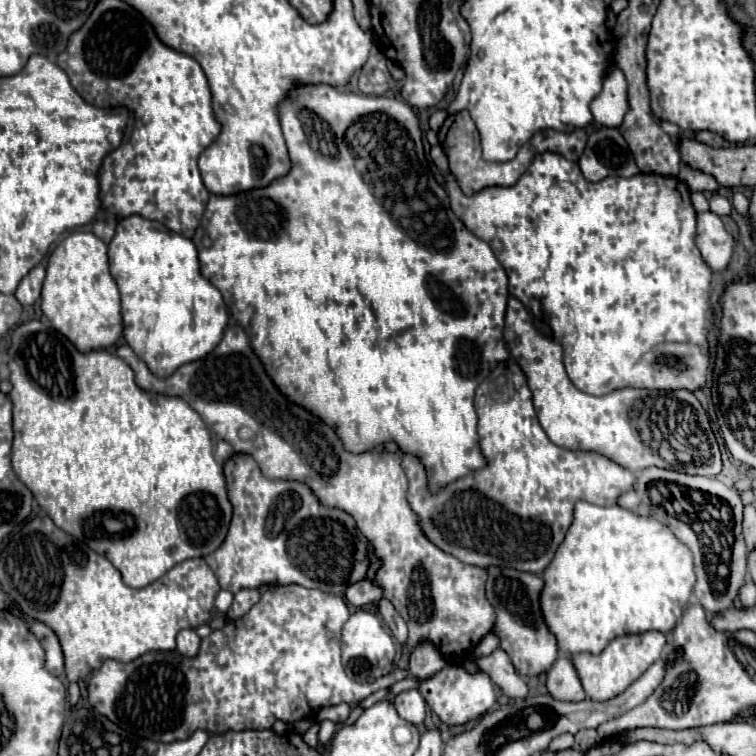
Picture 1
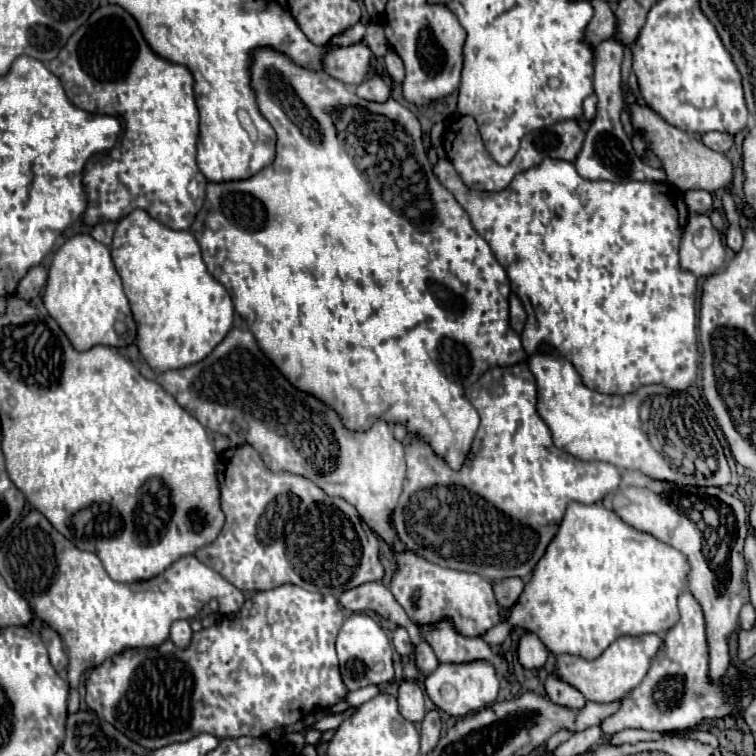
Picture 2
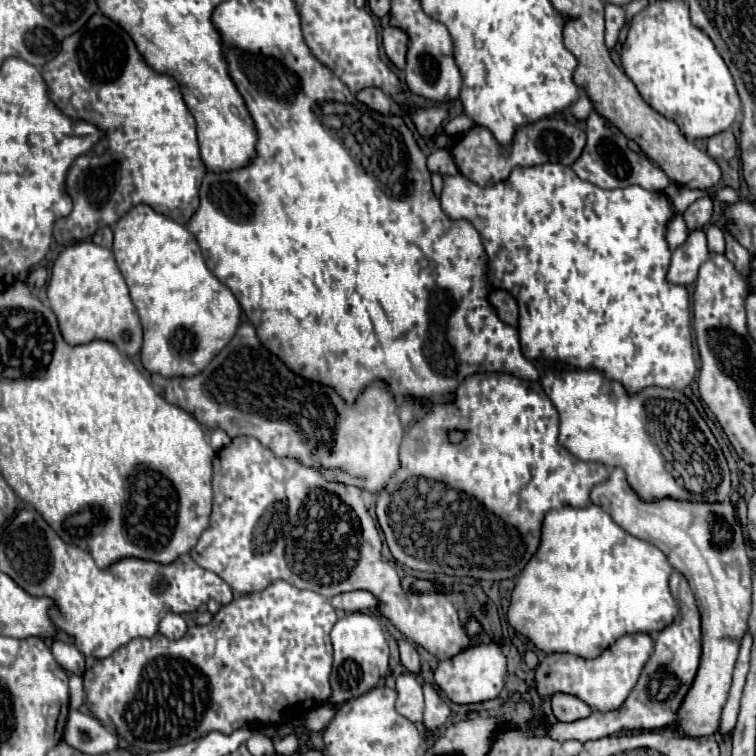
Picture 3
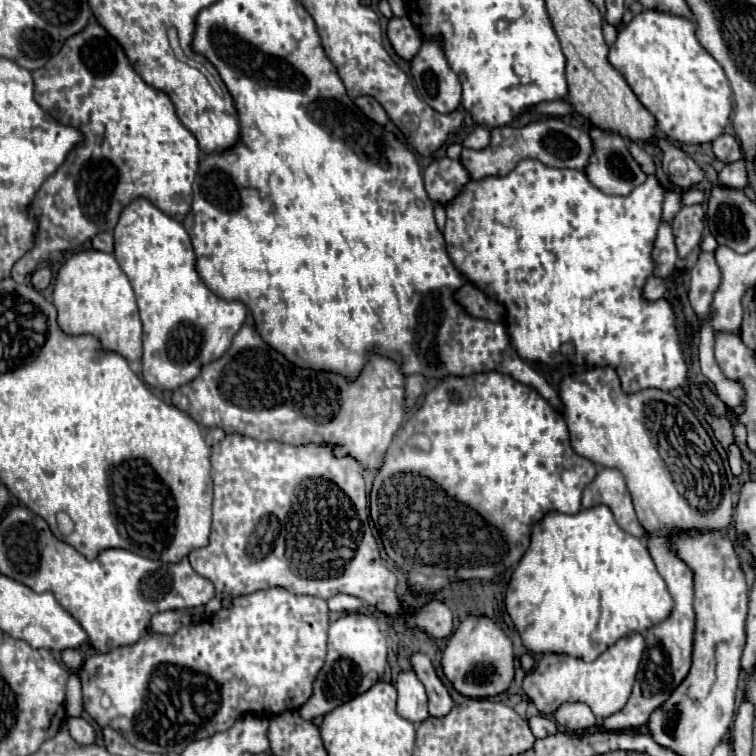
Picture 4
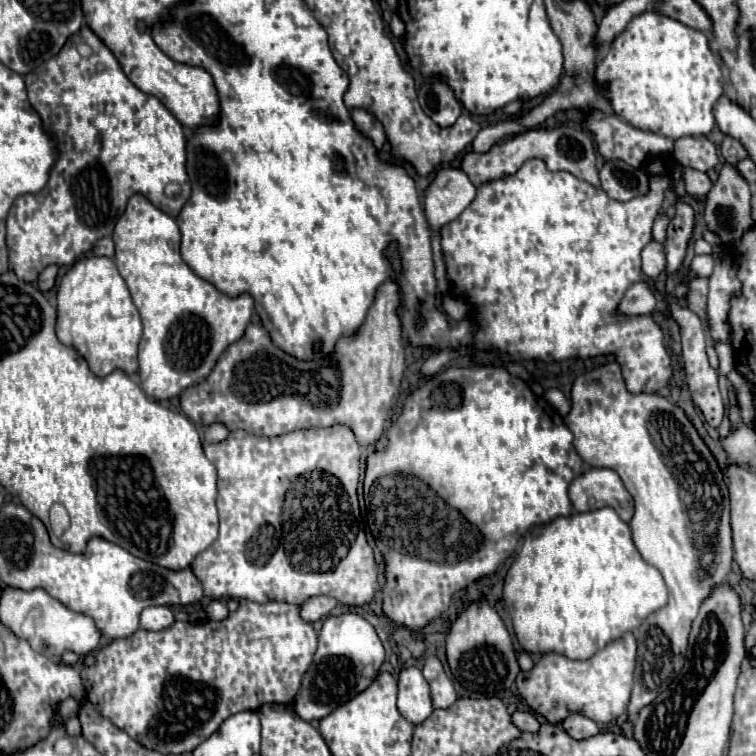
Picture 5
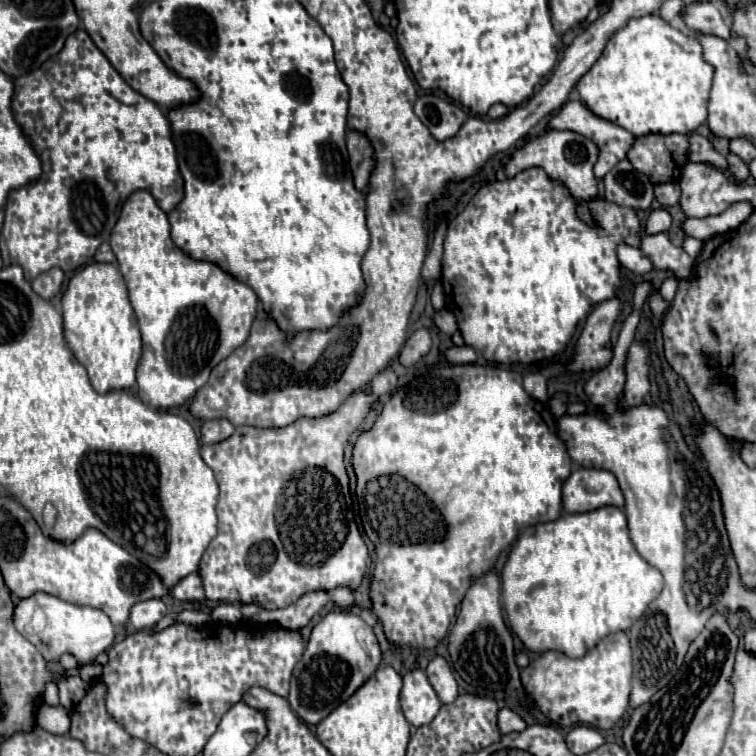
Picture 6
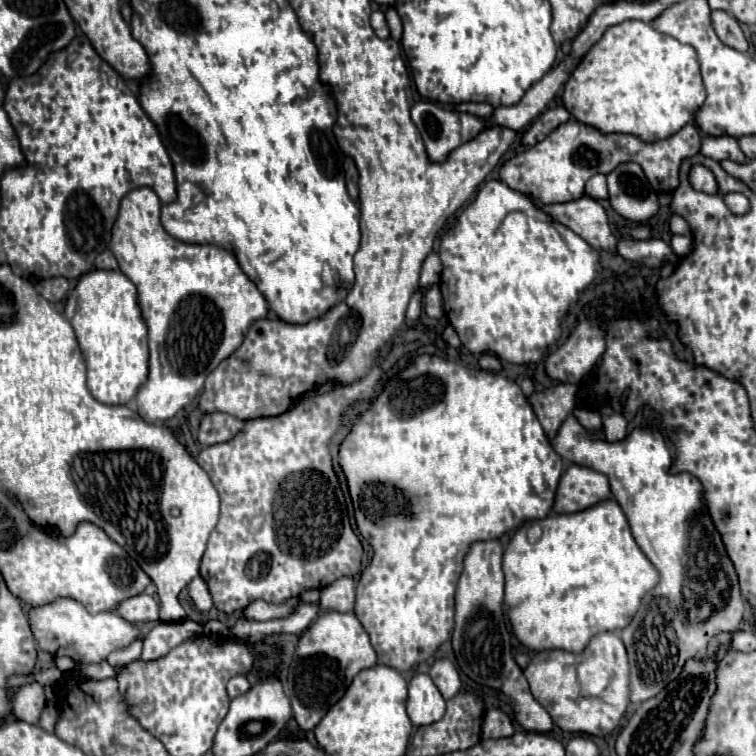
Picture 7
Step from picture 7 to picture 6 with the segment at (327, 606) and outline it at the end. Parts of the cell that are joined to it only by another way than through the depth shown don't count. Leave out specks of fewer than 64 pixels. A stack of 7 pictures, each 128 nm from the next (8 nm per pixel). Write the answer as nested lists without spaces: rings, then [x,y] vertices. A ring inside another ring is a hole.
[[[338,586],[338,588],[330,590],[328,596],[330,596],[330,600],[332,600],[336,606],[340,606],[340,608],[344,608],[344,610],[348,610],[350,606],[354,606],[354,592],[352,592],[348,586]]]

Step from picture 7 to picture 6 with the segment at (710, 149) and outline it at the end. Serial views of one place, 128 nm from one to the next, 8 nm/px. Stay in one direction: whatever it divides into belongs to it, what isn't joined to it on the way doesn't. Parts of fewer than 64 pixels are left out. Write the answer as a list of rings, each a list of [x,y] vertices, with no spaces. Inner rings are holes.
[[[732,152],[726,156],[726,160],[728,160],[728,164],[730,164],[730,172],[734,174],[734,178],[738,180],[738,182],[744,182],[746,178],[748,178],[748,166],[744,164],[744,160],[740,160],[740,156],[732,156]]]

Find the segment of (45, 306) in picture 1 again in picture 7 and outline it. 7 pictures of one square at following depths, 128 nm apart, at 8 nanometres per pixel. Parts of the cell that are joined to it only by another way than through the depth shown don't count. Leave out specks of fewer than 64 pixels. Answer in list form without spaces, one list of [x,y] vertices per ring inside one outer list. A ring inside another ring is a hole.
[[[90,270],[70,292],[64,308],[66,320],[72,324],[80,350],[88,368],[88,390],[102,404],[128,404],[148,378],[148,328],[138,304],[136,286],[120,270]]]

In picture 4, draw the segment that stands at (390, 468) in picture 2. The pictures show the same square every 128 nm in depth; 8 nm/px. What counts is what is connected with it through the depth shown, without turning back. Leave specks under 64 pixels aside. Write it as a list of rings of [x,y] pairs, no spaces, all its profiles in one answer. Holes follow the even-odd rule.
[[[244,324],[222,358],[206,364],[198,378],[174,390],[172,404],[188,412],[198,424],[218,426],[226,434],[246,434],[260,442],[332,442],[338,446],[338,456],[348,452],[362,468],[370,470],[382,464],[384,452],[402,424],[404,378],[394,360],[376,352],[368,354],[354,382],[334,372],[302,370],[270,348],[252,326]]]

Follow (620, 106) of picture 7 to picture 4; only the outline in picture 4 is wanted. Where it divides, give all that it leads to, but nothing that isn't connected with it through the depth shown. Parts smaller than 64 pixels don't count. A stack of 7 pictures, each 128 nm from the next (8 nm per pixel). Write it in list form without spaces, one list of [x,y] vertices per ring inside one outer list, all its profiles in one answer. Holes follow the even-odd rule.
[[[644,10],[618,34],[608,62],[624,76],[638,100],[656,118],[658,132],[684,144],[704,144],[718,138],[732,110],[730,88],[720,64],[700,46],[692,20]]]

